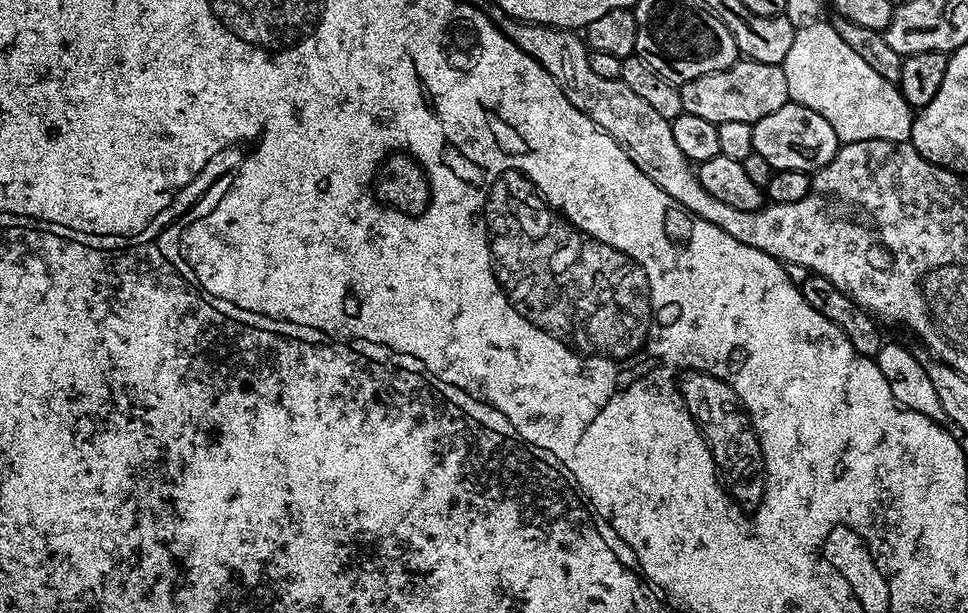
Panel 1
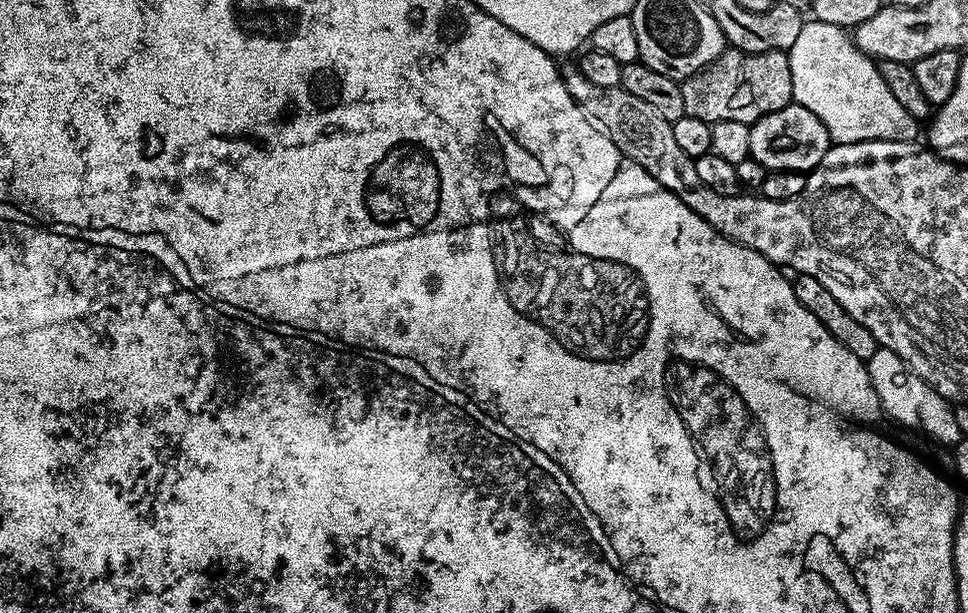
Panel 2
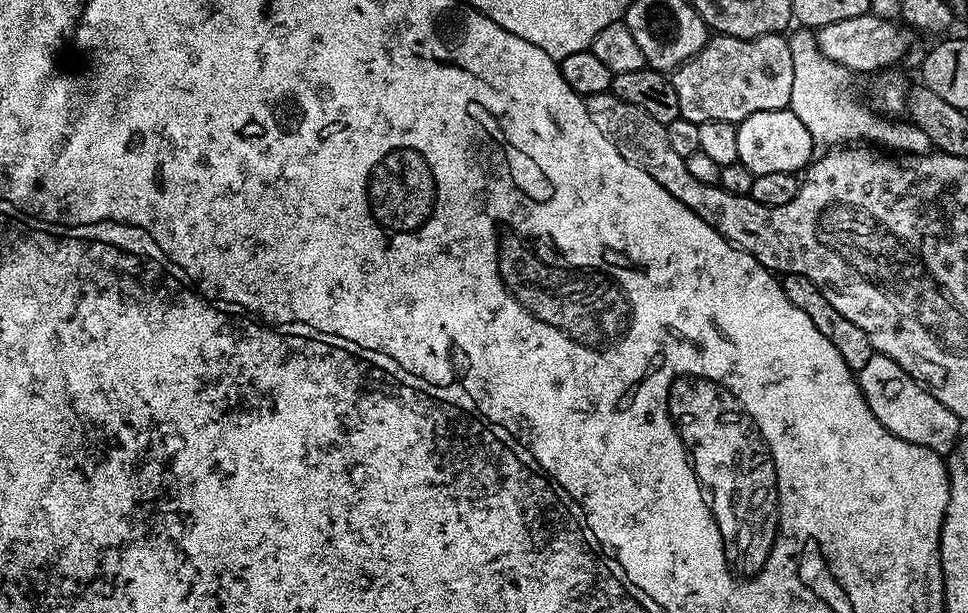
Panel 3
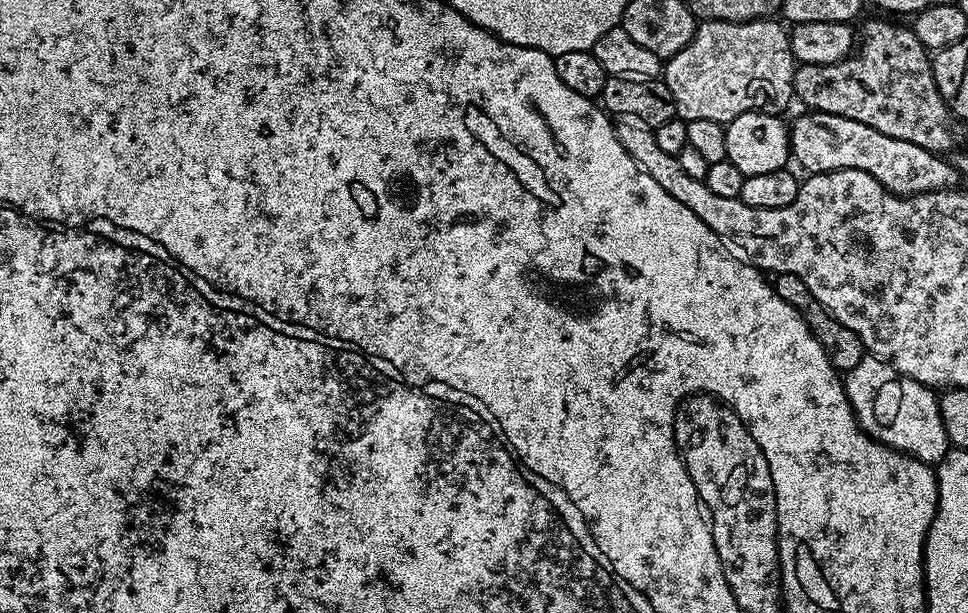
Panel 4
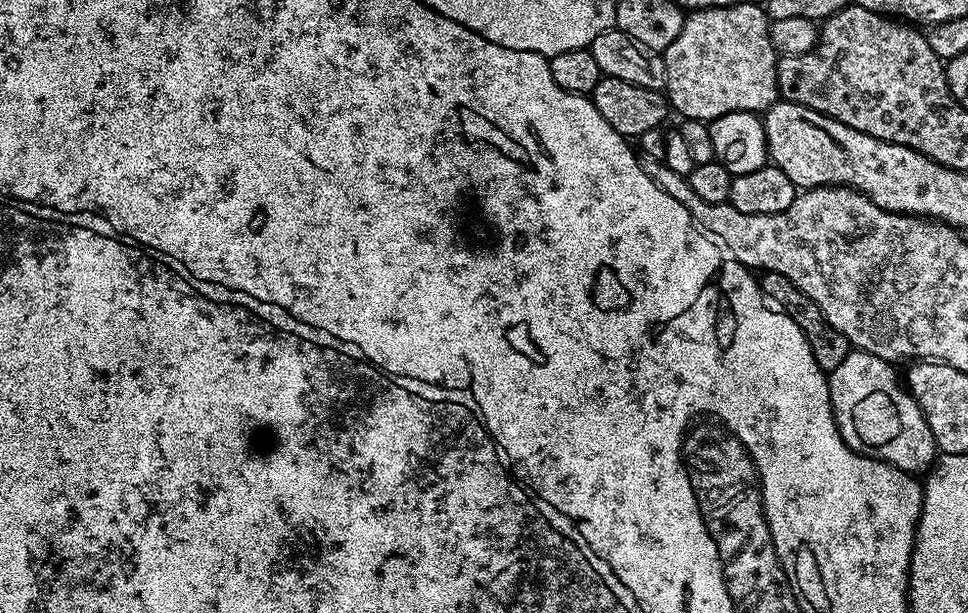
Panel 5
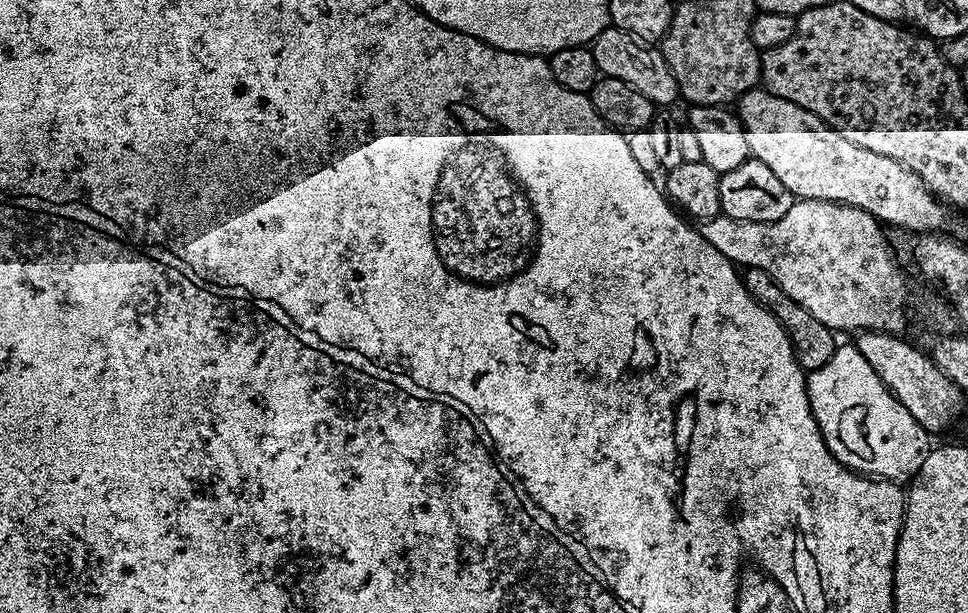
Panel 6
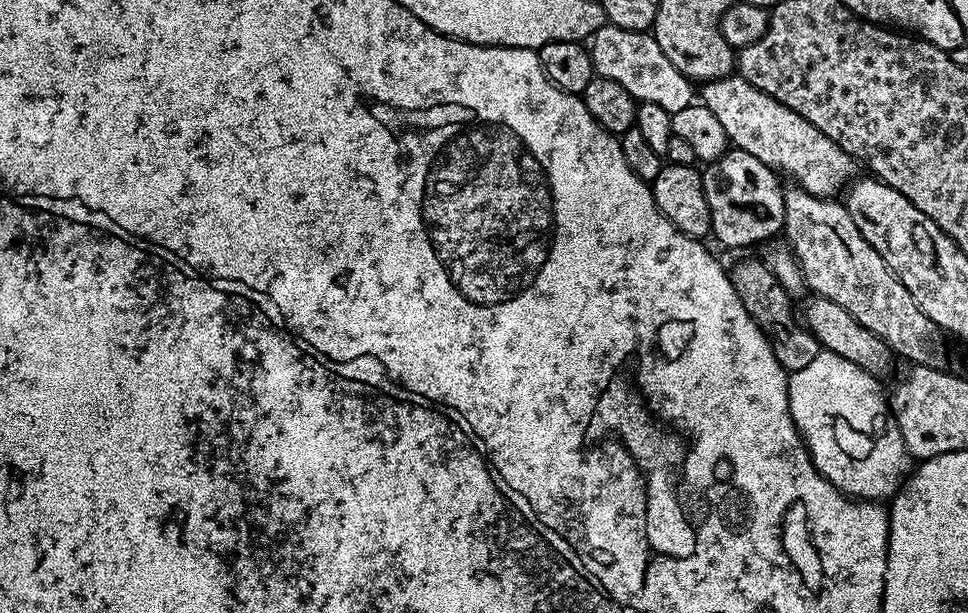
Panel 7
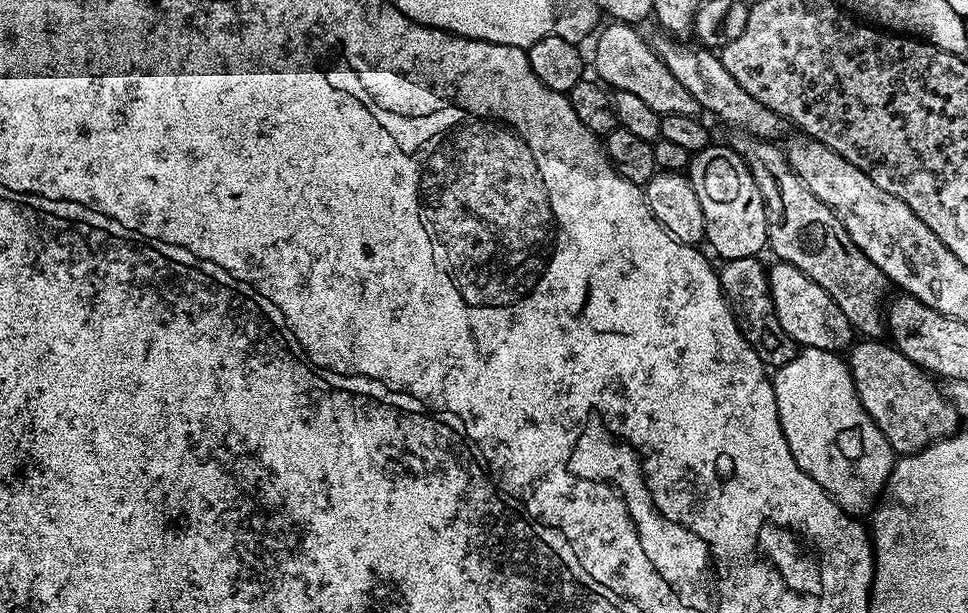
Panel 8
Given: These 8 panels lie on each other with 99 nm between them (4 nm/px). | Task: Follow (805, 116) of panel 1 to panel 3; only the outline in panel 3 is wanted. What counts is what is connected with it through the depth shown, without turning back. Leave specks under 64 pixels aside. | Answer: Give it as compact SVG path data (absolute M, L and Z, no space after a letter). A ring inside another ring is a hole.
M788 108L762 110L758 114L750 114L750 118L740 121L736 129L738 130L738 163L746 166L746 170L750 170L753 176L779 172L796 174L807 169L813 159L812 136L801 119Z

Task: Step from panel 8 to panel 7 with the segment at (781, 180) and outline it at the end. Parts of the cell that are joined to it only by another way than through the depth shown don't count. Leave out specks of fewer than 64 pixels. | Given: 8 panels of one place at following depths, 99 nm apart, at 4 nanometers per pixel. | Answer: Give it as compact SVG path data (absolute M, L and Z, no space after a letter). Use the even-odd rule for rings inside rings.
M799 186L785 187L782 236L783 239L788 239L787 245L800 264L808 290L812 289L810 291L815 295L842 306L856 321L861 322L862 326L876 337L882 338L893 355L899 359L902 357L911 365L924 365L940 371L945 371L949 367L948 352L941 341L941 338L944 338L943 331L913 302L913 295L886 266L885 260L874 250L874 246L870 246L870 242L862 237L861 230L855 225L854 218L850 217L848 208L841 201L812 196Z

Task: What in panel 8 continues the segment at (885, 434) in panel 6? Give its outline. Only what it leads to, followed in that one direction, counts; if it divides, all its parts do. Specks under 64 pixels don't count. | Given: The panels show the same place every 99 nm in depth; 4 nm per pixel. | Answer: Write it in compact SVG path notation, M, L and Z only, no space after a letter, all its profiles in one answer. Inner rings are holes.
M801 347L793 360L771 373L771 378L782 434L786 434L794 462L798 462L800 469L810 474L810 478L814 478L814 482L818 482L818 486L822 486L822 490L832 496L833 502L843 508L845 514L857 518L867 517L879 501L888 475L892 473L894 453L882 430L878 430L870 414L866 414L847 363L835 352Z

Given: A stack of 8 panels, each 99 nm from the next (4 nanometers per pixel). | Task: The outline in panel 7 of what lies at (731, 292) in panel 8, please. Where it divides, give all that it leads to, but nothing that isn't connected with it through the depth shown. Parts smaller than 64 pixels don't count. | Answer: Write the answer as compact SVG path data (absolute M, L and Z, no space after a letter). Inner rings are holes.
M748 256L730 268L730 275L738 298L742 298L742 306L746 306L750 318L754 318L757 326L768 336L778 362L788 373L803 370L810 362L814 362L814 358L818 358L822 351L820 343L798 319L797 309L796 312L792 309L793 297L780 285L778 278L768 269L763 259L755 260Z

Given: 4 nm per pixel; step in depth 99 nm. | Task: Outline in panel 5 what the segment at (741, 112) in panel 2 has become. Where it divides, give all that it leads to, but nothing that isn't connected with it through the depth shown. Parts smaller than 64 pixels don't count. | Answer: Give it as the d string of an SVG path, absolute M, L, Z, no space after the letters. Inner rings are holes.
M742 2L738 6L707 8L697 12L689 11L684 17L684 25L662 53L666 66L664 88L668 102L677 117L686 120L711 122L731 112L754 112L763 114L777 103L780 91L776 77L778 54L768 37L770 17L763 7Z

